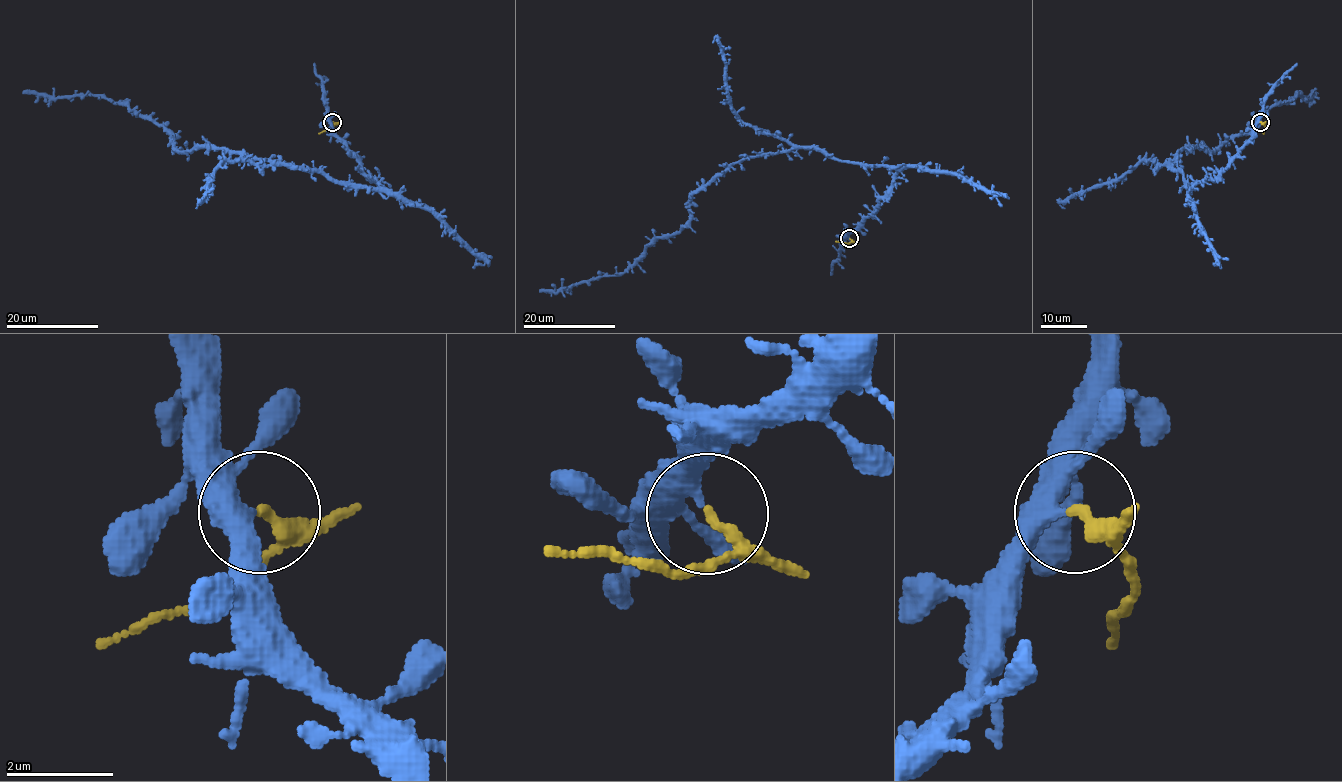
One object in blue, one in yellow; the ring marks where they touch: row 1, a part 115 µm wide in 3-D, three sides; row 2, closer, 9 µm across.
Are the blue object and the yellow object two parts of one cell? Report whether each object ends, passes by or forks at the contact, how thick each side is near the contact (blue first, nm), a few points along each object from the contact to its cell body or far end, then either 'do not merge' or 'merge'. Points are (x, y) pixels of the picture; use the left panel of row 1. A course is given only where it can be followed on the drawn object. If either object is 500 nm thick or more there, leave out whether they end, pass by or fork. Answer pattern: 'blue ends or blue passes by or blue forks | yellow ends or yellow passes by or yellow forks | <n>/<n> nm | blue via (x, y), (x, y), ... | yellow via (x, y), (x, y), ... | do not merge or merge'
blue passes by | yellow passes by | 340/180 nm | blue via (332, 122), (379, 186), (342, 185), (299, 167), (207, 147), (177, 151), (161, 125), (106, 97), (23, 91) | yellow via (332, 122), (334, 124), (318, 133) | do not merge

